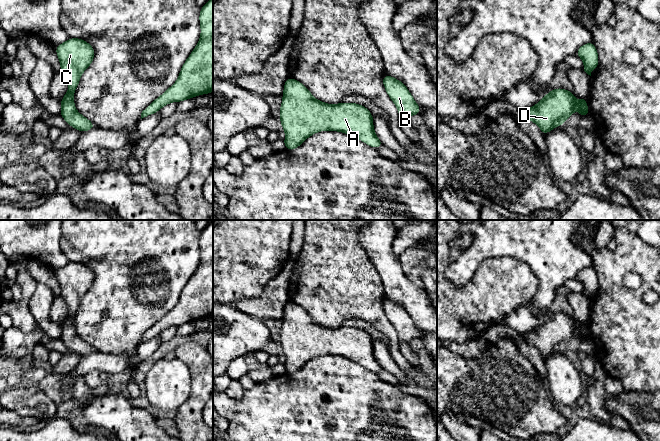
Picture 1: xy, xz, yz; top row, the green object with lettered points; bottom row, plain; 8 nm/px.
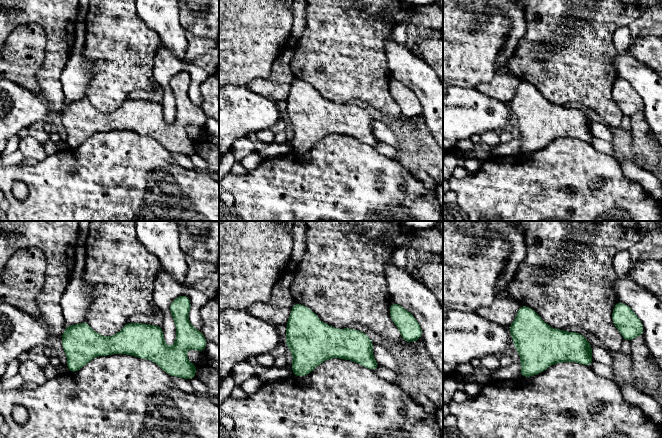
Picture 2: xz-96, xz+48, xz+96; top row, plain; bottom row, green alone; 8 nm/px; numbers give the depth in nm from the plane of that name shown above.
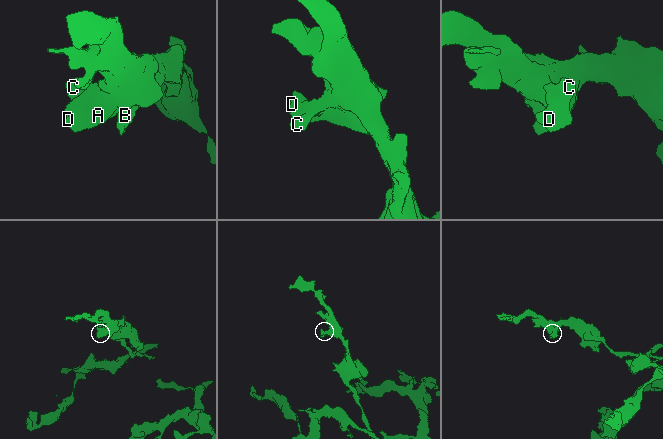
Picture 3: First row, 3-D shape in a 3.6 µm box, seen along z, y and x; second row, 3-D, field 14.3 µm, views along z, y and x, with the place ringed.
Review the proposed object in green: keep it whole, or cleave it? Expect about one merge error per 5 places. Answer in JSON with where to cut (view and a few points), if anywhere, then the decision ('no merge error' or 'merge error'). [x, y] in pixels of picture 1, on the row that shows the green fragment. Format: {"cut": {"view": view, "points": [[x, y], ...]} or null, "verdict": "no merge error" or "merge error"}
{"cut": null, "verdict": "no merge error"}

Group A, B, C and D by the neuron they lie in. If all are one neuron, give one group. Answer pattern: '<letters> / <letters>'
A B C D

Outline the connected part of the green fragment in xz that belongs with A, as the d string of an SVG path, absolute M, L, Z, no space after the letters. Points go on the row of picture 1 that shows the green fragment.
M288 77L284 83L282 96L279 119L286 134L283 142L287 150L295 150L308 137L320 131L346 133L375 149L384 145L375 134L374 118L365 106L344 102L330 105L326 102L318 101L304 84L291 77Z

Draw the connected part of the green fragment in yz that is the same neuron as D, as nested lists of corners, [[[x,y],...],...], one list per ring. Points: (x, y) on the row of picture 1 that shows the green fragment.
[[[563,88],[552,89],[538,104],[522,110],[523,115],[539,126],[545,135],[563,125],[576,109],[575,92]]]

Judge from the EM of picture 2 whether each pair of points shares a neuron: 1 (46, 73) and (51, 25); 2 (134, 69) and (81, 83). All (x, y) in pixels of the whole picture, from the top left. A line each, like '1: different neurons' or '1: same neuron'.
1: same neuron
2: different neurons

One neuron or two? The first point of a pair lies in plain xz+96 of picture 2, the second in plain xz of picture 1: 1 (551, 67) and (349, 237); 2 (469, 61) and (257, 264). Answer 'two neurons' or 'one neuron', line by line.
1: one neuron
2: one neuron

